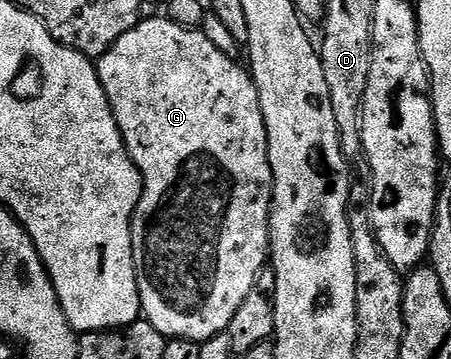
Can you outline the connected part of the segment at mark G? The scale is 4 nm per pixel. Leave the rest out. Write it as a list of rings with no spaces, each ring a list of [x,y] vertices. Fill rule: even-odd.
[[[157,16],[151,20],[140,20],[138,25],[128,31],[125,35],[121,35],[121,39],[117,39],[117,43],[113,43],[113,47],[107,50],[102,57],[98,58],[97,68],[99,70],[99,78],[101,79],[101,87],[105,87],[105,95],[111,104],[113,115],[117,119],[117,127],[123,136],[125,147],[129,151],[129,155],[133,159],[133,163],[143,174],[143,194],[135,208],[135,214],[131,220],[131,234],[133,235],[133,263],[137,271],[137,287],[141,295],[141,307],[143,308],[142,316],[147,322],[155,328],[158,333],[162,333],[168,339],[182,339],[185,341],[193,341],[202,343],[211,337],[217,336],[219,333],[226,333],[229,323],[233,319],[233,315],[237,315],[237,307],[241,307],[241,303],[245,303],[245,299],[256,288],[255,280],[259,277],[263,265],[268,264],[269,254],[271,251],[271,188],[273,187],[273,167],[269,163],[269,143],[267,142],[267,132],[265,131],[265,119],[261,115],[261,103],[257,95],[257,87],[252,79],[250,72],[246,68],[239,66],[240,62],[234,57],[226,57],[221,51],[217,51],[217,47],[213,47],[213,43],[209,43],[209,39],[205,39],[205,35],[199,29],[186,29],[177,23],[168,21],[162,16]]]

